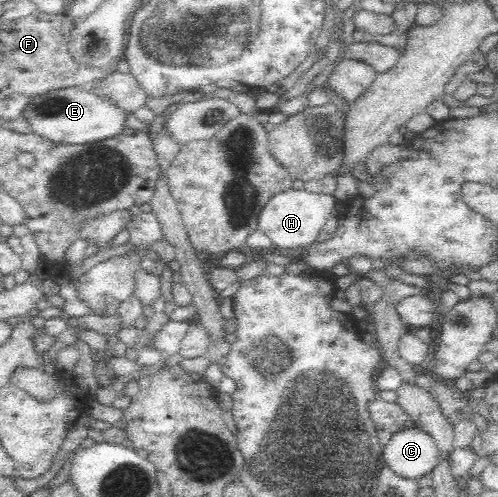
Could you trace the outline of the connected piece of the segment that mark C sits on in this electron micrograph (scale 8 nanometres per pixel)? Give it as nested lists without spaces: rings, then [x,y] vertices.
[[[419,428],[394,433],[381,458],[381,464],[389,466],[395,475],[415,481],[432,474],[440,462],[433,438]]]

